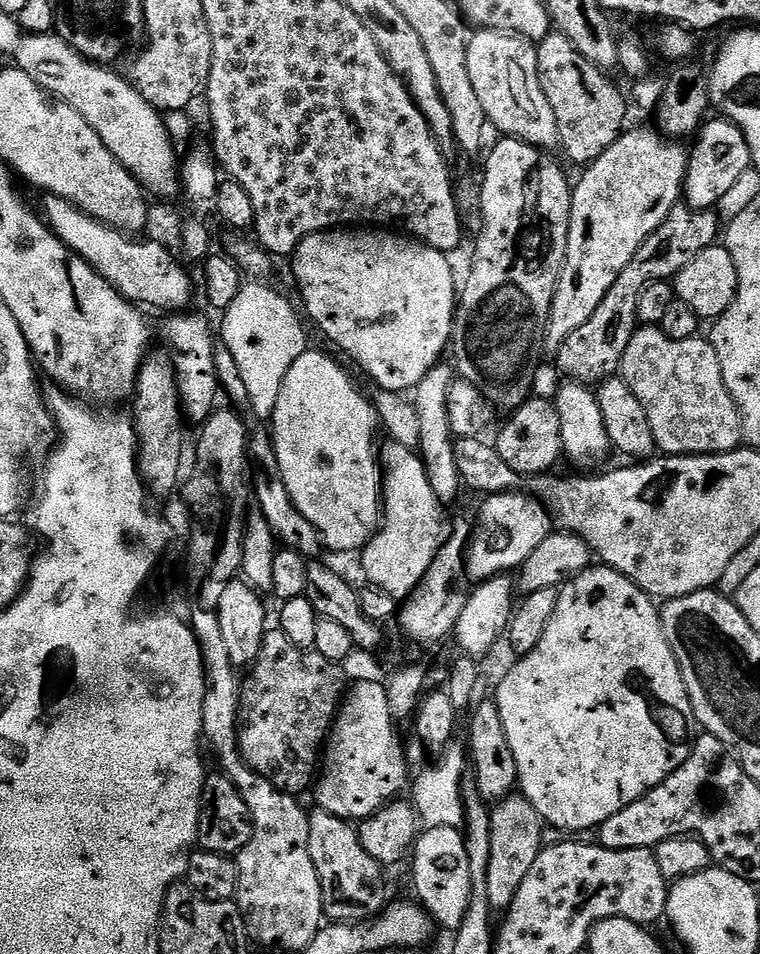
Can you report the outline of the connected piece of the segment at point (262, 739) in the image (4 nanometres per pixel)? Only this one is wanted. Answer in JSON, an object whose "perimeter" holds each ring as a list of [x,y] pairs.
{"perimeter":[[[265,631],[260,657],[251,665],[240,693],[240,752],[244,761],[278,790],[301,794],[313,787],[322,749],[346,692],[340,668],[321,652],[294,646],[282,631]]]}

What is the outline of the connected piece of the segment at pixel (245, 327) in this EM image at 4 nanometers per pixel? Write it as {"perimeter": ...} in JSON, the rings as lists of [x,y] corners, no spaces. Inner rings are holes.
{"perimeter":[[[245,282],[240,287],[238,298],[223,309],[224,325],[218,328],[218,332],[224,335],[223,347],[234,354],[234,362],[238,362],[238,370],[242,370],[242,382],[246,382],[251,408],[260,419],[268,422],[274,414],[274,406],[278,406],[278,390],[282,390],[290,366],[298,362],[309,344],[301,313],[292,309],[291,302],[282,293],[264,284],[267,283]]]}

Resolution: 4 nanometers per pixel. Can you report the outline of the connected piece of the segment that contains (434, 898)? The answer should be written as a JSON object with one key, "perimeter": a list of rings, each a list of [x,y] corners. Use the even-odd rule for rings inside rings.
{"perimeter":[[[429,828],[416,837],[410,853],[412,860],[412,884],[416,887],[415,899],[428,911],[437,925],[449,930],[460,927],[466,918],[468,903],[472,897],[470,882],[470,858],[466,858],[464,834],[460,828]]]}

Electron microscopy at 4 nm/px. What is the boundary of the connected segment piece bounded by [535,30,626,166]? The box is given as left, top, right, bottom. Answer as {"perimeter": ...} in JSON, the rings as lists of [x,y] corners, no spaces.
{"perimeter":[[[555,30],[545,40],[535,45],[537,52],[537,73],[546,100],[554,112],[557,122],[559,147],[579,166],[587,166],[597,160],[609,146],[625,131],[625,93],[620,93],[605,73],[597,68],[569,40]]]}

